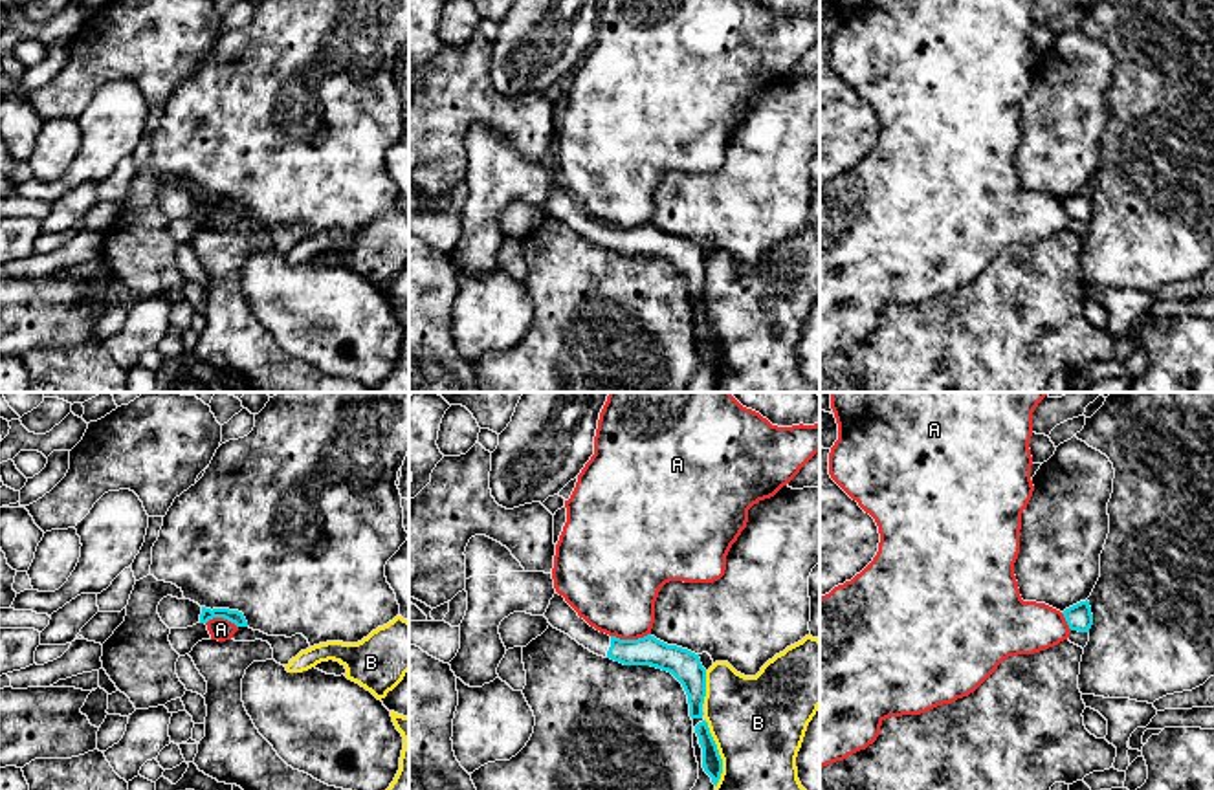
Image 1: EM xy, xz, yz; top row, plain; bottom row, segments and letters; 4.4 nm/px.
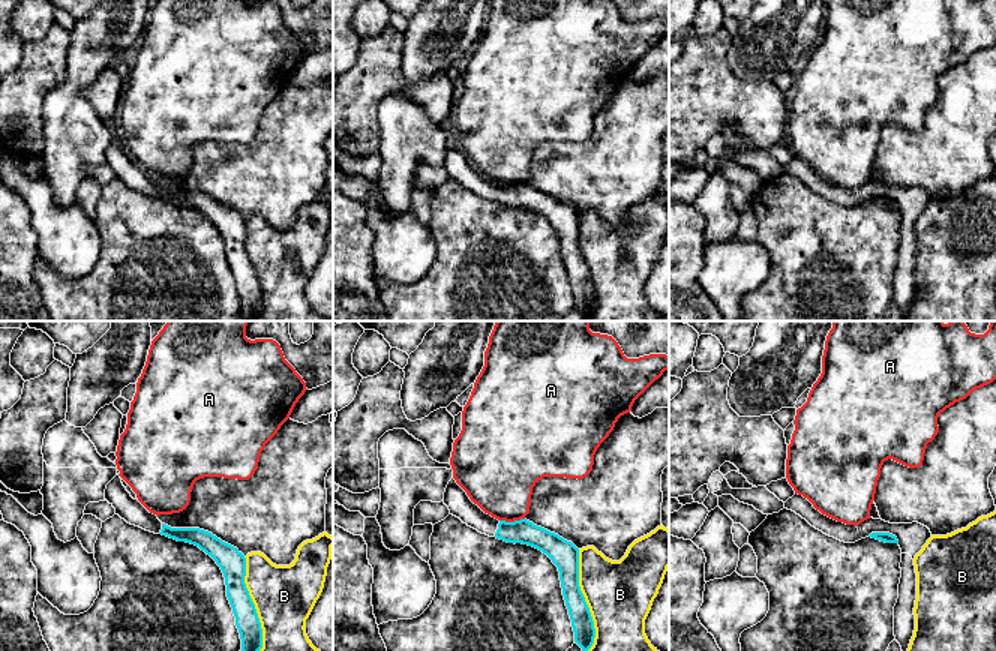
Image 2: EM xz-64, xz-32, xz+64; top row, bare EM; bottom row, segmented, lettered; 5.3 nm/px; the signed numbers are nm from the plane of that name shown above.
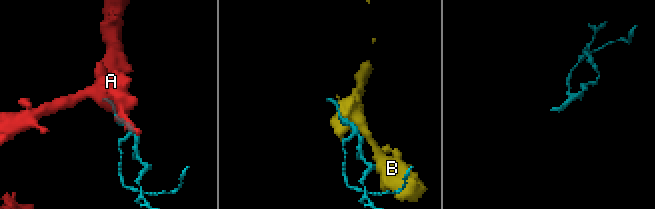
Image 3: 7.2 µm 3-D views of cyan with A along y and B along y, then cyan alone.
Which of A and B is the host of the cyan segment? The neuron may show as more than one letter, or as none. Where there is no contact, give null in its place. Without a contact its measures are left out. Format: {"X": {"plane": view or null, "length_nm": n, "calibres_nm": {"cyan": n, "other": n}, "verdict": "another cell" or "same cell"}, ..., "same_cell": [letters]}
{"A": {"plane": "xz", "length_nm": 180, "calibres_nm": {"cyan": 130, "other": 380}, "verdict": "another cell"}, "B": {"plane": "xz", "length_nm": 300, "calibres_nm": {"cyan": 90, "other": 420}, "verdict": "another cell"}, "same_cell": []}

